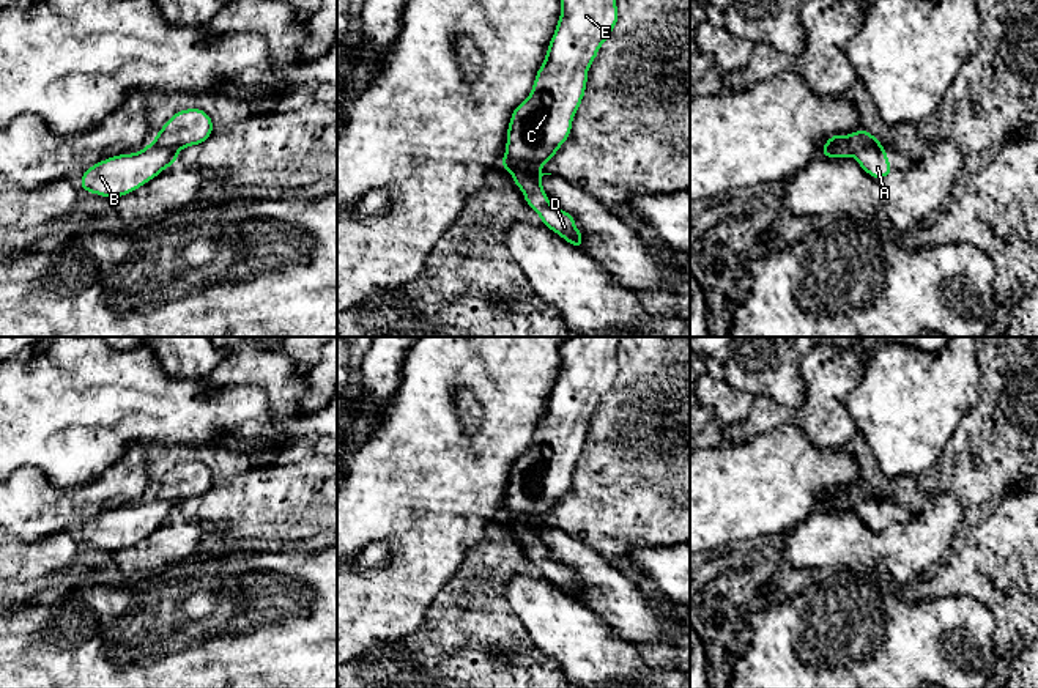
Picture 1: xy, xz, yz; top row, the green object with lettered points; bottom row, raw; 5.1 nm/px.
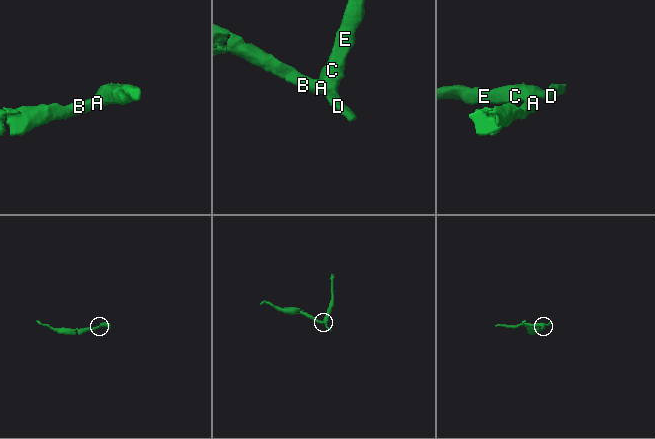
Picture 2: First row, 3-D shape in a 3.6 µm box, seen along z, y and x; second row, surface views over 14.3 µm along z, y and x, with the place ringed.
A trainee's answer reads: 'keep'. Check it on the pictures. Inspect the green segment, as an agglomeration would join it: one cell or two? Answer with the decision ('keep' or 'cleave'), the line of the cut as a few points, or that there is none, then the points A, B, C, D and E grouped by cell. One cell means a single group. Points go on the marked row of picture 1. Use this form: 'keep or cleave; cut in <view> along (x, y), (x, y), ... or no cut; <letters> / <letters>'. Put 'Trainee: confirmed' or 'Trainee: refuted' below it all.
cleave; cut in yz along (879, 145), (865, 145), (852, 155); A B / C D E
Trainee: refuted

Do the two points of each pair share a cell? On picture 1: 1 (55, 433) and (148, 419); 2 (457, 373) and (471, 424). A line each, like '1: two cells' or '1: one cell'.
1: one cell
2: two cells

